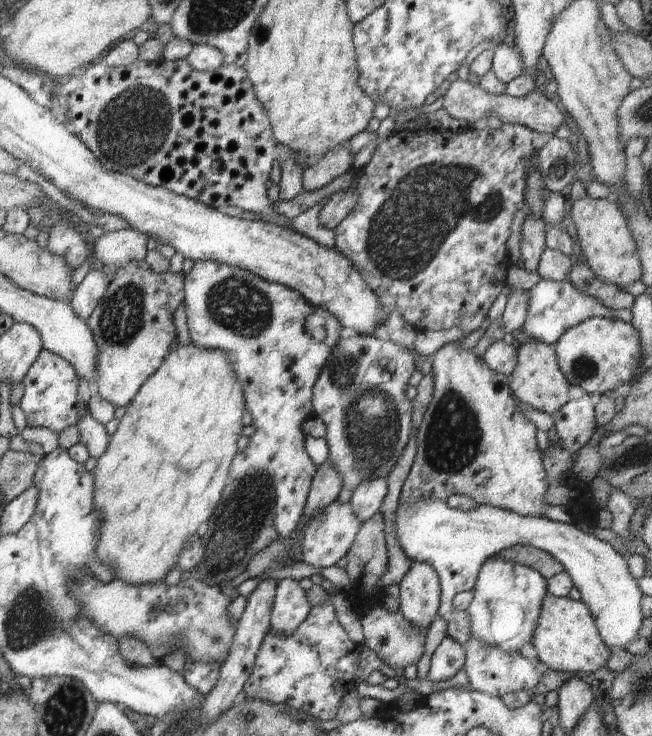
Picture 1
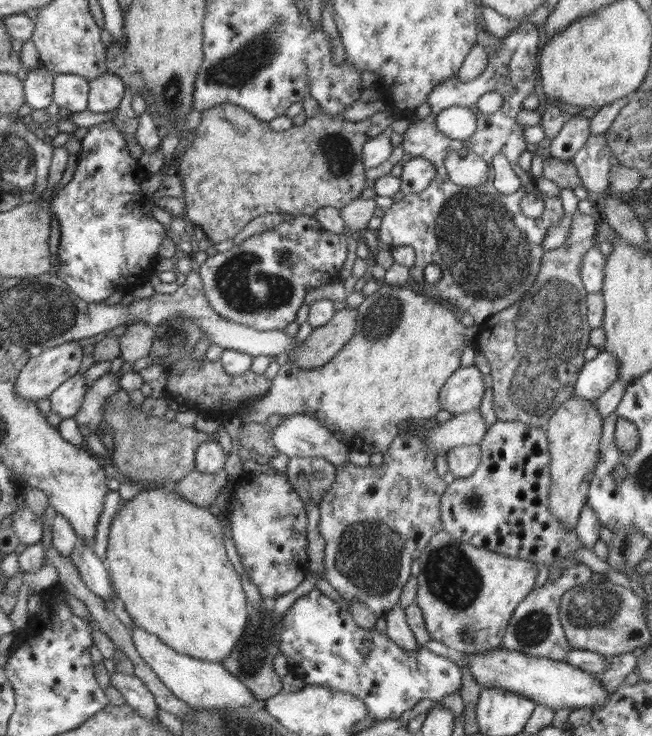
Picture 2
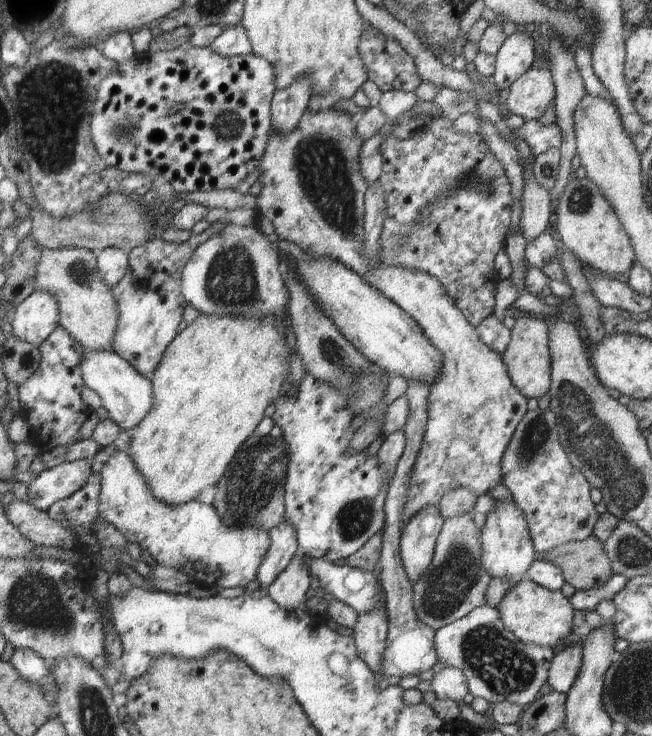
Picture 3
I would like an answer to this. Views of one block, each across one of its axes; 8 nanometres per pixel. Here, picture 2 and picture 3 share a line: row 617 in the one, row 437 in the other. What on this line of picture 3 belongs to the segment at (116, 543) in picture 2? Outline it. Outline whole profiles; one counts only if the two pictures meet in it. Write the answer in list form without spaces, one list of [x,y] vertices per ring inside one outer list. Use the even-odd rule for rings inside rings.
[[[199,314],[198,318],[192,324],[188,324],[168,345],[168,348],[162,355],[162,360],[149,377],[152,384],[152,392],[154,392],[152,410],[144,416],[144,420],[141,420],[140,424],[136,425],[136,428],[128,431],[130,446],[128,446],[127,454],[134,462],[140,475],[144,478],[150,493],[156,498],[156,501],[170,507],[183,506],[188,502],[194,501],[205,488],[218,485],[218,482],[227,472],[228,466],[232,463],[235,453],[238,452],[238,448],[242,446],[245,440],[248,440],[249,436],[252,436],[256,426],[264,418],[264,410],[277,400],[283,390],[283,386],[286,384],[288,358],[290,358],[290,352],[292,352],[292,346],[288,344],[288,334],[286,334],[288,327],[287,316],[284,316],[284,318],[276,318],[276,316],[242,318],[242,316],[226,316],[226,314],[222,316]]]

